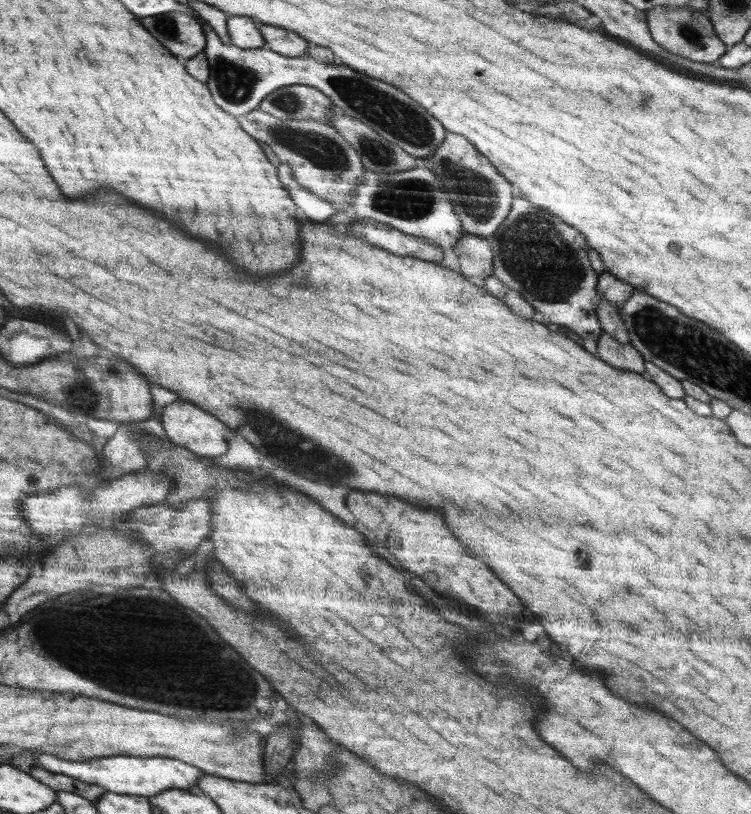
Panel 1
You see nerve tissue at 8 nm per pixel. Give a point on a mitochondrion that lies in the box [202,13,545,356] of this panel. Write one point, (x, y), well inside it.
(397, 118)

